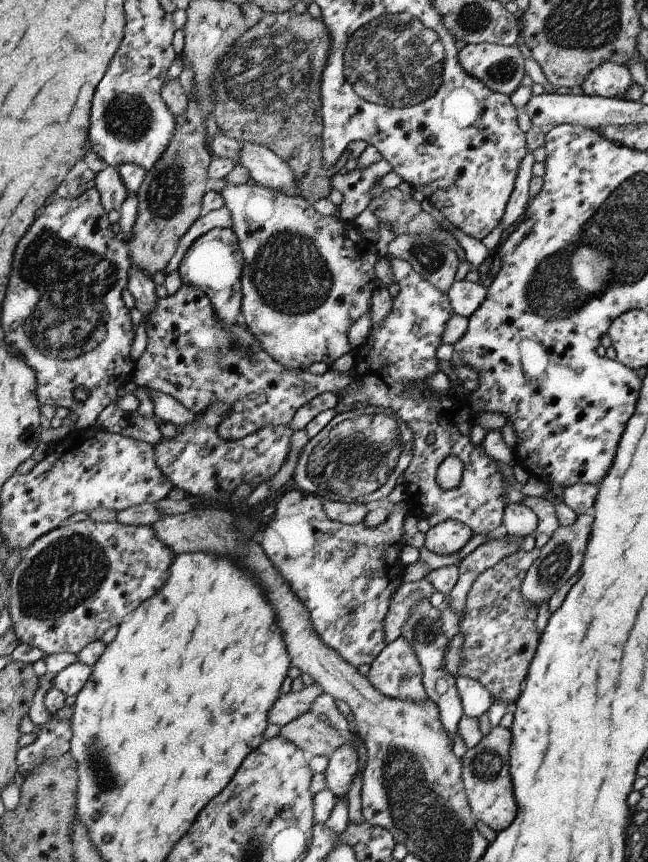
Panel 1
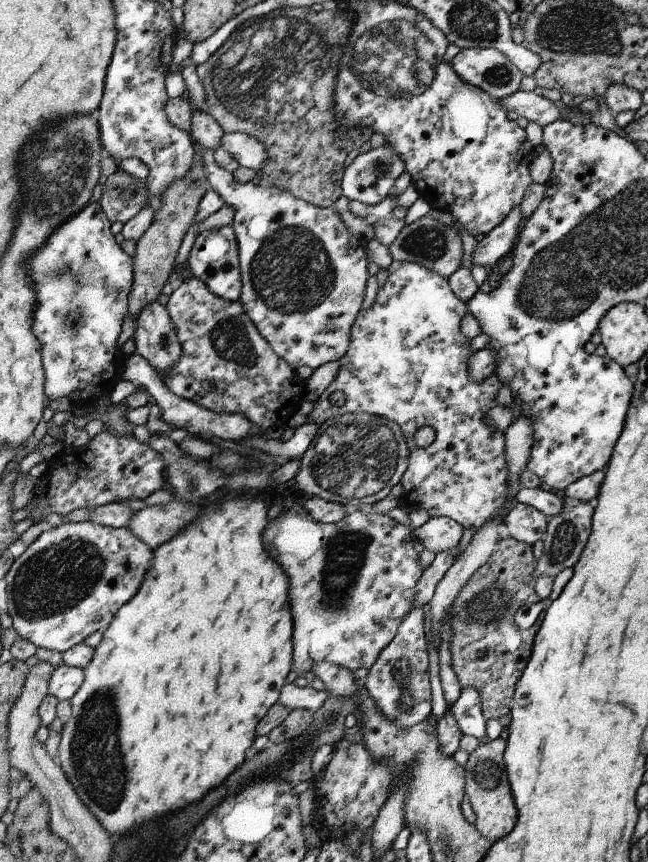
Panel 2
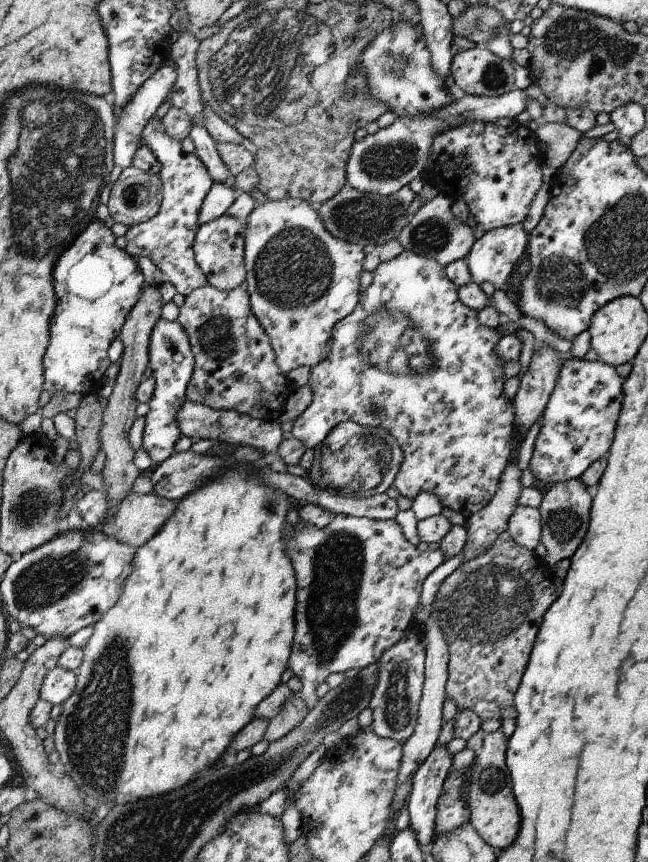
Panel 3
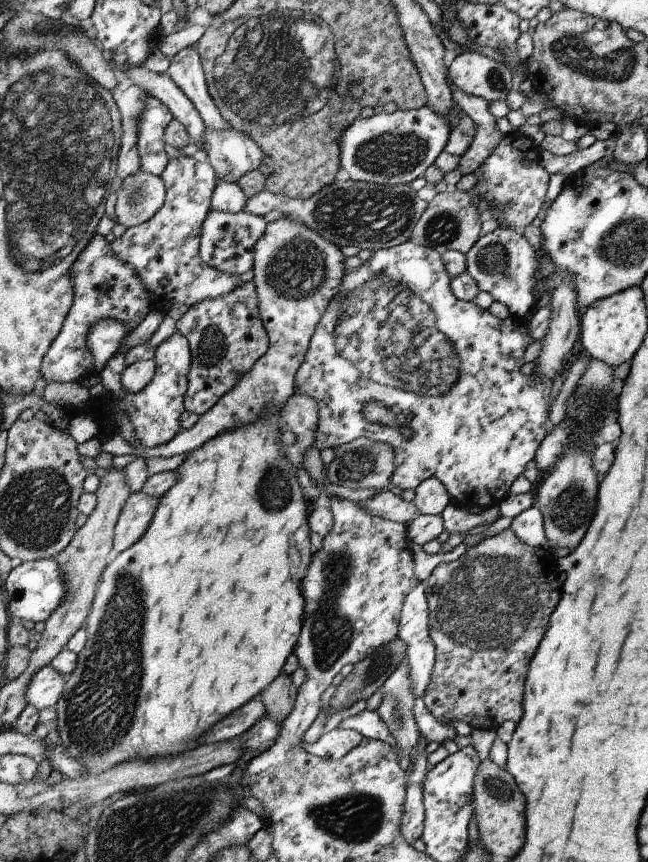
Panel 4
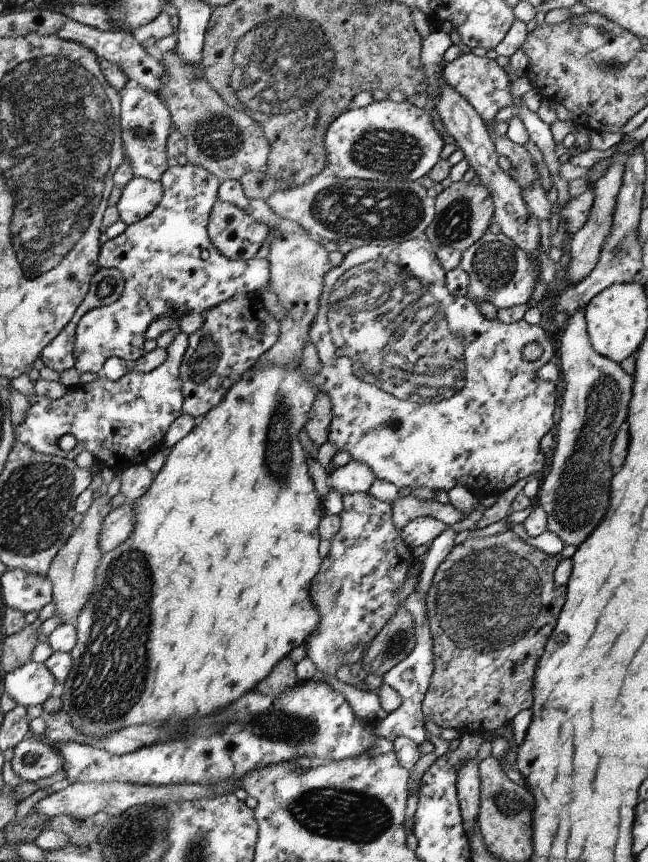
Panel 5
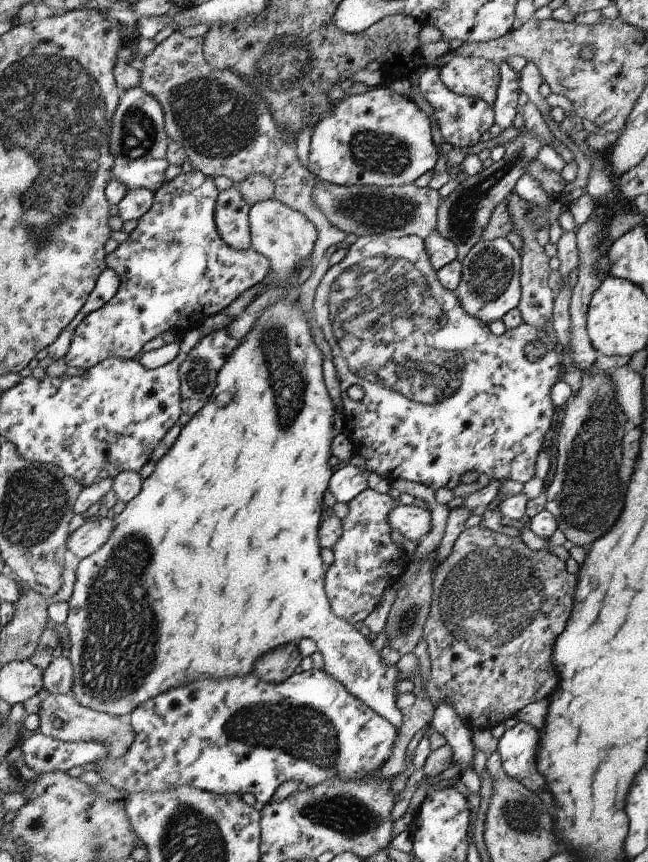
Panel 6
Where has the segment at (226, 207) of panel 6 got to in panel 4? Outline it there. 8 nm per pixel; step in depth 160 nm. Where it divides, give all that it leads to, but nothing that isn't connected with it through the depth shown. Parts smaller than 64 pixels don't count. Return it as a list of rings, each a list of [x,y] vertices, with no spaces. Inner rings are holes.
[[[211,210],[201,231],[201,259],[223,273],[248,275],[253,268],[254,248],[261,236],[265,234],[266,228],[268,224],[260,215],[244,211],[229,213]]]

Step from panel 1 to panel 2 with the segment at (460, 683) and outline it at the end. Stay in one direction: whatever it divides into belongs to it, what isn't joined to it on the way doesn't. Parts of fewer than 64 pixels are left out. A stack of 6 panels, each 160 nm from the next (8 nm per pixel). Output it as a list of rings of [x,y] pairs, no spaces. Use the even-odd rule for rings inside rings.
[[[461,688],[460,698],[449,708],[463,735],[480,740],[486,735],[487,720],[482,714],[478,692],[474,688]]]

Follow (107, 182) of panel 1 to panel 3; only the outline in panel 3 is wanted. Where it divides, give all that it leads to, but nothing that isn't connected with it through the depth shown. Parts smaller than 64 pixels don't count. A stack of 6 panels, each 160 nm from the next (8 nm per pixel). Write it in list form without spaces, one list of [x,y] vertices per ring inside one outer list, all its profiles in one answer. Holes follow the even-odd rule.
[[[126,167],[111,185],[107,207],[112,220],[126,226],[150,220],[160,210],[162,191],[159,175]]]

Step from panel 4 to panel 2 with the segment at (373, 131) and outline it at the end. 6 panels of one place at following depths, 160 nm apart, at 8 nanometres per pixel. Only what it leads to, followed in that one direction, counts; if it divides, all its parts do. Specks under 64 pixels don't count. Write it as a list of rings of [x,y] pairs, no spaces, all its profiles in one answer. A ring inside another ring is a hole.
[[[516,92],[514,96],[503,99],[501,104],[508,112],[515,111],[518,116],[539,124],[543,129],[554,120],[564,121],[568,112],[579,110],[577,107],[567,106],[562,101],[554,104],[545,97],[538,96],[536,92]],[[382,144],[380,148],[372,148],[354,158],[350,167],[346,168],[342,188],[350,201],[357,200],[362,204],[375,206],[389,196],[389,190],[395,186],[396,180],[406,172],[405,157],[398,156],[398,152],[394,152],[394,148],[390,148],[388,144]]]

